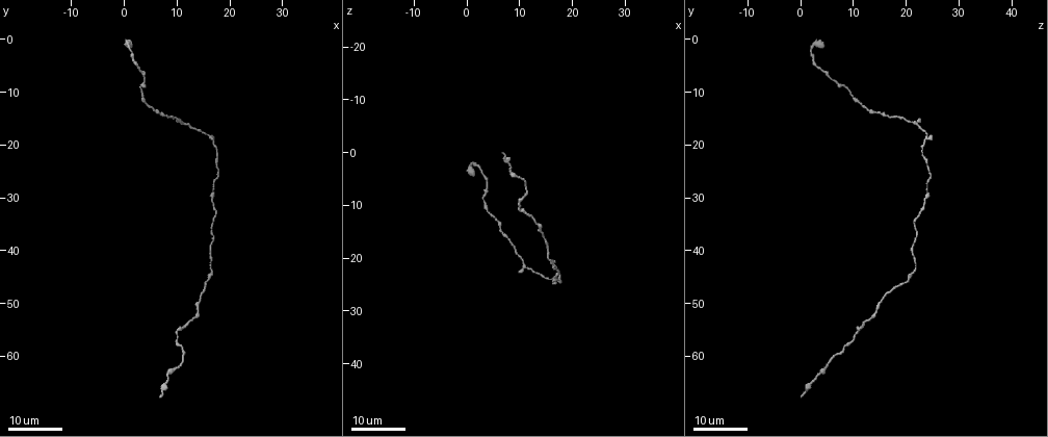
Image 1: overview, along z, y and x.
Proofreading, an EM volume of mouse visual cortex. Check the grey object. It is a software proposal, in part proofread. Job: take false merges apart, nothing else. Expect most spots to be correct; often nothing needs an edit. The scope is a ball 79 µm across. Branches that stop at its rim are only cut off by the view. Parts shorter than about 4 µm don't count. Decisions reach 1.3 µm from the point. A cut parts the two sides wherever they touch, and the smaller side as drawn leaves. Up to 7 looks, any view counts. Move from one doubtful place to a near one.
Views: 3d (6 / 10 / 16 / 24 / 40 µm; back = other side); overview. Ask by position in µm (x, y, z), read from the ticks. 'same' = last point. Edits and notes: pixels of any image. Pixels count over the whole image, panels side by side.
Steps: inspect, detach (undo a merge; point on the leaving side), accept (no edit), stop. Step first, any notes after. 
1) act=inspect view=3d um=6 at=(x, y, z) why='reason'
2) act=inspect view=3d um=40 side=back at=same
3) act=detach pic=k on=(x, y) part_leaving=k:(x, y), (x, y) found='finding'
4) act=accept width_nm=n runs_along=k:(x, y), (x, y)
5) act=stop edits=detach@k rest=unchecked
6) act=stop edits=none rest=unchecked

act=inspect view=3d um=24 at=(4.0, 12.5, 11.5)

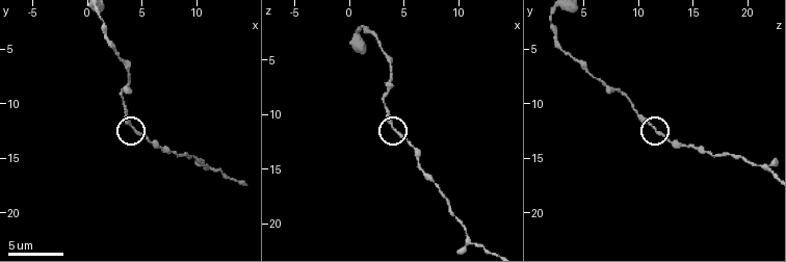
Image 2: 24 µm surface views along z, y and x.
act=inspect view=3d um=10 at=(4.2, 12.2, 11.4) why='closer look'

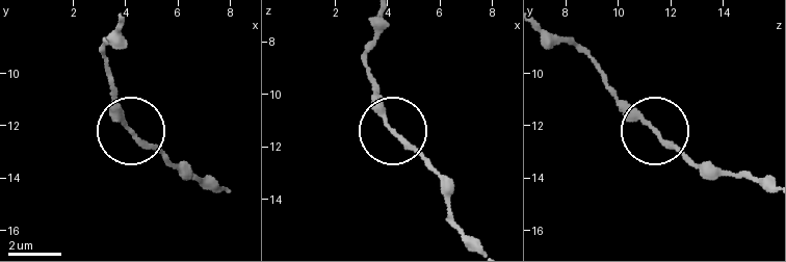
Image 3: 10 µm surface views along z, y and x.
act=accept runs_along=3:(768, 187), (749, 177), (708, 175), (609, 92) found='all the same cell'

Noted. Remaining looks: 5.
act=inspect view=3d um=16 at=(17.5, 24.0, 24.0)

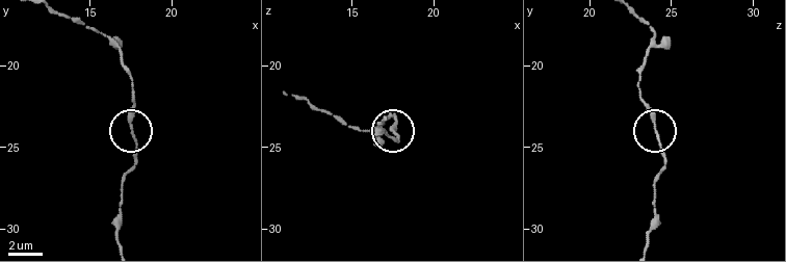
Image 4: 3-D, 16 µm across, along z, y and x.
act=inspect view=3d um=6 at=(17.6, 24.0, 24.2) why='zoom in'

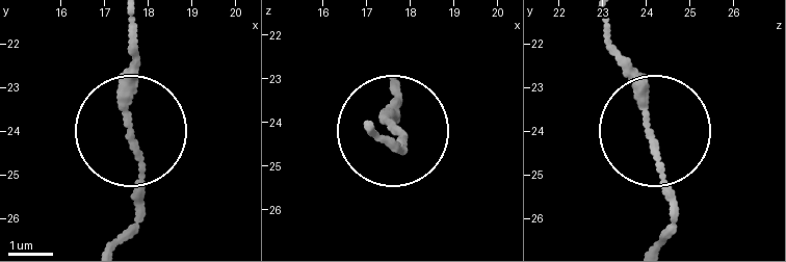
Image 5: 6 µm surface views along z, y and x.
act=accept found='all the same cell'

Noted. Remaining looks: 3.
act=inspect view=3d um=10 at=(10.6, 15.4, 20.8) why='side arm on a straight run'

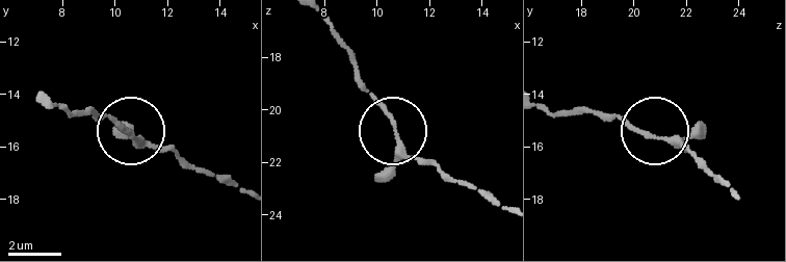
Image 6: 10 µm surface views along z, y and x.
act=accept arms=3 runs_along=6:(732, 195), (676, 141), (605, 115) found='all the same cell'

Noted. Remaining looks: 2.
act=inspect view=3d um=10 at=(4.0, 7.6, 6.0) why='narrows sharply'

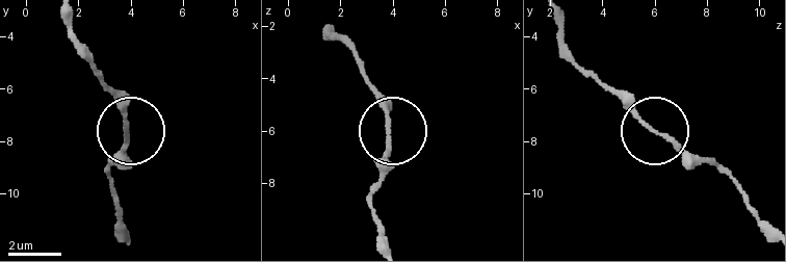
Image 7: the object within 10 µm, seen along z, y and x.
act=accept runs_along=7:(128, 237), (109, 176), (128, 123), (105, 84) found='all the same cell'

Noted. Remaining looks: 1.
act=stop edits=none rest=unchecked

